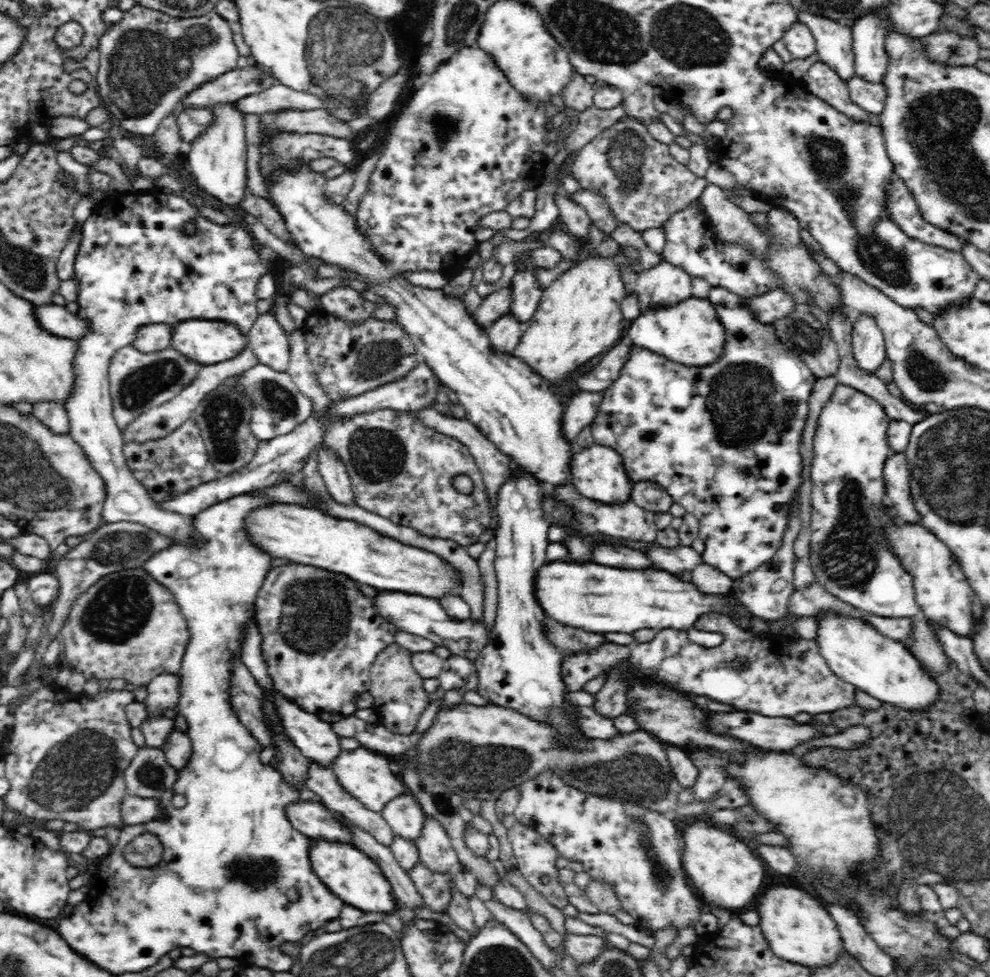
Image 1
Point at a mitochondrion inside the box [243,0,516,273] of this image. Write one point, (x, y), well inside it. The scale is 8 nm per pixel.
(341, 46)

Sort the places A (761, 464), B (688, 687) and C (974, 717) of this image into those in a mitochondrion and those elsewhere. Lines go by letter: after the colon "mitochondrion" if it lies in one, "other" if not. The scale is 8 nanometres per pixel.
A: other
B: other
C: other

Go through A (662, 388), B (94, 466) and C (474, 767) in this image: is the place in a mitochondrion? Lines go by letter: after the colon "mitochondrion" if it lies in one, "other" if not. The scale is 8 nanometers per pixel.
A: other
B: other
C: mitochondrion

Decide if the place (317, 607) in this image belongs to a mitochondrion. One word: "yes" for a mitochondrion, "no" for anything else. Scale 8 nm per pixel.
yes

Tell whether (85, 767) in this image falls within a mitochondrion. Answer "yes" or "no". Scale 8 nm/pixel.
yes

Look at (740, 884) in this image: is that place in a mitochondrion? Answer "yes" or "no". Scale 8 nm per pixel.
no

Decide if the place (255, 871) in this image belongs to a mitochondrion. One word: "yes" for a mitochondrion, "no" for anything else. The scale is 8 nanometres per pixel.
yes

